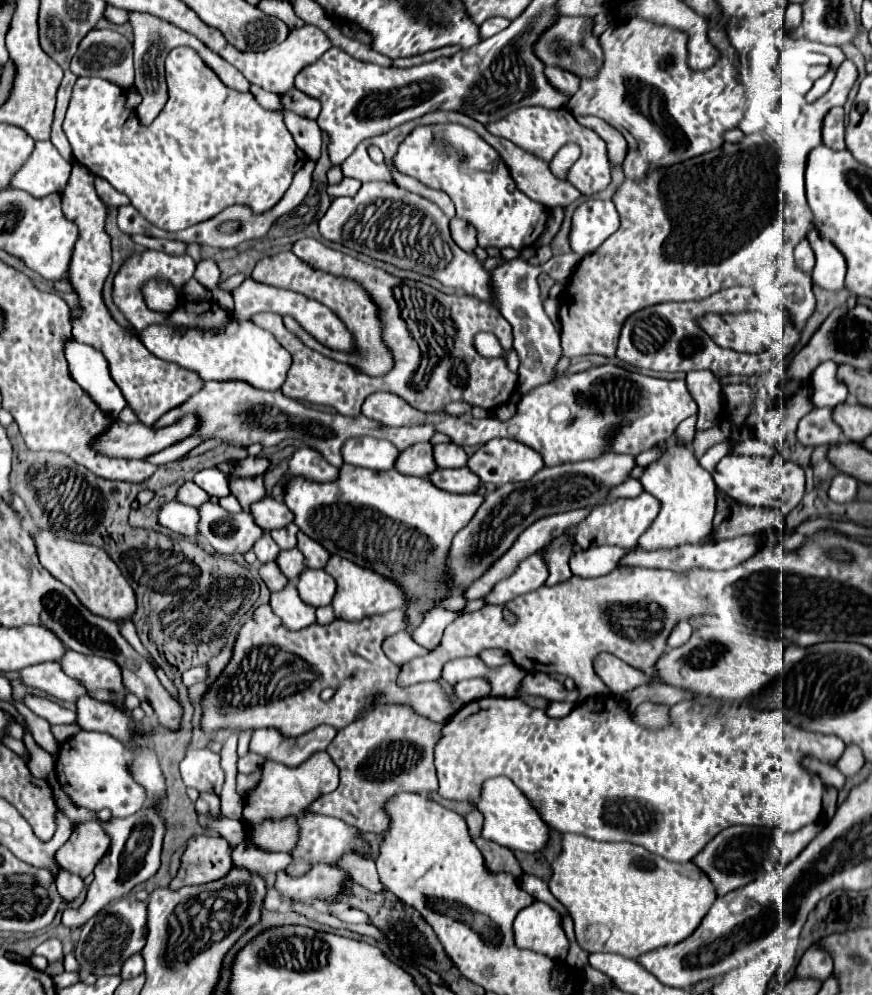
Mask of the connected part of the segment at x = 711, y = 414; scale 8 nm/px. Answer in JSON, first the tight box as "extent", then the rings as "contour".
{"extent":[687,370,721,430],"contour":[[[693,370],[687,372],[687,388],[693,396],[693,400],[699,406],[699,420],[697,420],[697,430],[711,428],[719,416],[721,410],[721,384],[717,376],[709,370]]]}

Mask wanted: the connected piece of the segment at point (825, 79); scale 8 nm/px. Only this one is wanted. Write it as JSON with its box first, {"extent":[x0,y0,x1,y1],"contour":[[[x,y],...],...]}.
{"extent":[807,70,835,102],"contour":[[[829,70],[825,76],[821,76],[819,80],[815,80],[813,88],[811,88],[811,90],[809,90],[809,94],[807,94],[807,102],[813,102],[813,100],[821,98],[821,96],[831,88],[833,78],[835,78],[835,70]]]}

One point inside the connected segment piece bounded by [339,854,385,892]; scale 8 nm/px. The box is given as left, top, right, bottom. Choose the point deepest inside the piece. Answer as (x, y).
(362, 870)

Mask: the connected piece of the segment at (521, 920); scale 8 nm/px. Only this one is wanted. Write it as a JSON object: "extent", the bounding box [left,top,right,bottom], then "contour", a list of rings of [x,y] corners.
{"extent":[513,902,569,958],"contour":[[[535,902],[523,908],[515,918],[513,930],[519,948],[541,952],[549,958],[565,958],[569,952],[561,914],[545,902]]]}

